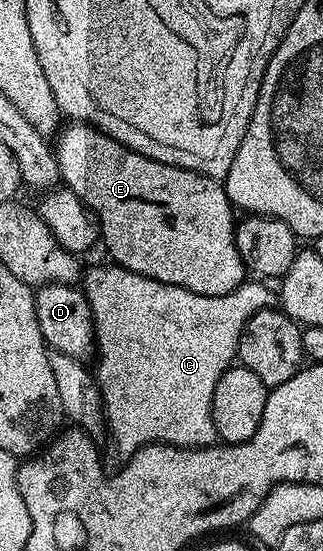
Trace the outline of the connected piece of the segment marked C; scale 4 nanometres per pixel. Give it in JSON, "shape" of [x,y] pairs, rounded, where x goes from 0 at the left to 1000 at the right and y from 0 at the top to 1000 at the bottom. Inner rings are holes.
{"shape":[[[328,477],[331,481],[294,481],[282,490],[260,494],[251,503],[251,523],[257,526],[257,535],[266,539],[269,548],[276,550],[276,557],[282,559],[282,572],[288,575],[288,586],[294,588],[294,623],[300,628],[300,657],[307,655],[307,670],[300,668],[300,690],[307,693],[307,706],[319,713],[319,746],[325,751],[325,771],[337,780],[337,786],[347,786],[356,791],[356,800],[368,806],[368,815],[381,820],[381,826],[402,826],[409,822],[427,820],[430,815],[440,815],[446,809],[458,806],[458,802],[471,800],[480,804],[529,804],[545,799],[542,784],[551,779],[641,779],[641,782],[663,780],[666,770],[659,768],[659,746],[653,740],[659,739],[659,710],[672,702],[672,688],[684,688],[684,681],[700,670],[715,668],[721,657],[731,653],[734,642],[740,639],[740,617],[746,615],[746,601],[759,593],[759,586],[777,577],[789,566],[802,561],[848,561],[858,554],[858,532],[845,523],[836,525],[836,515],[817,514],[802,506],[765,506],[755,508],[752,515],[737,517],[734,523],[715,532],[700,532],[697,535],[659,535],[650,539],[647,535],[610,535],[598,528],[585,528],[573,521],[548,521],[545,517],[514,517],[511,514],[498,514],[495,510],[477,510],[474,506],[461,506],[458,503],[440,503],[437,499],[424,499],[412,492],[399,492],[396,488],[381,488],[368,481],[353,477]]]}

